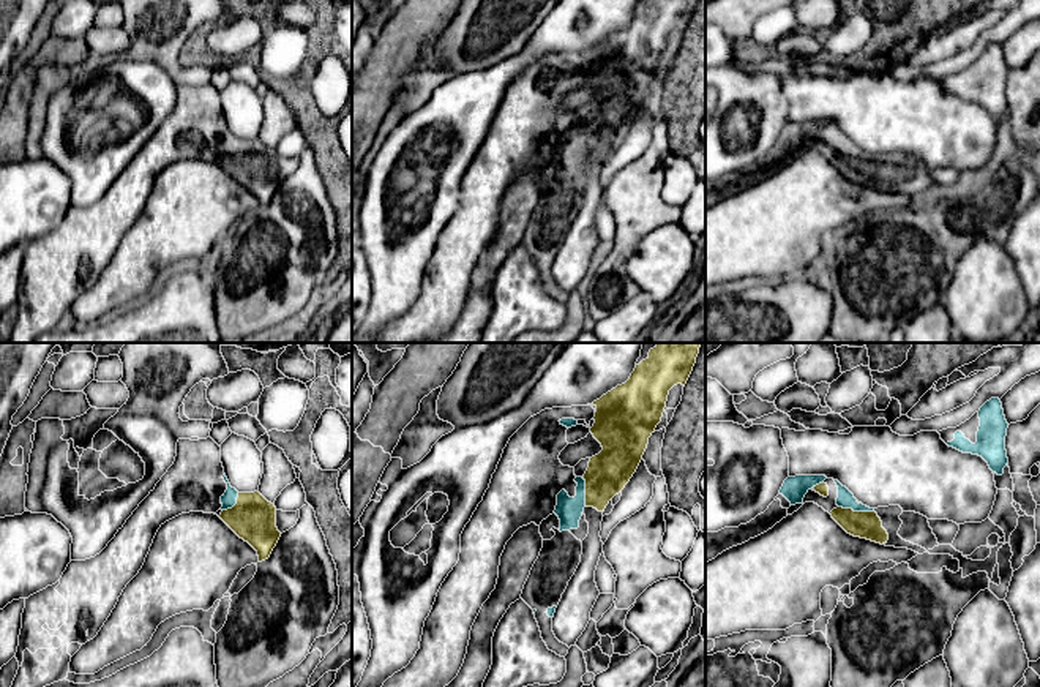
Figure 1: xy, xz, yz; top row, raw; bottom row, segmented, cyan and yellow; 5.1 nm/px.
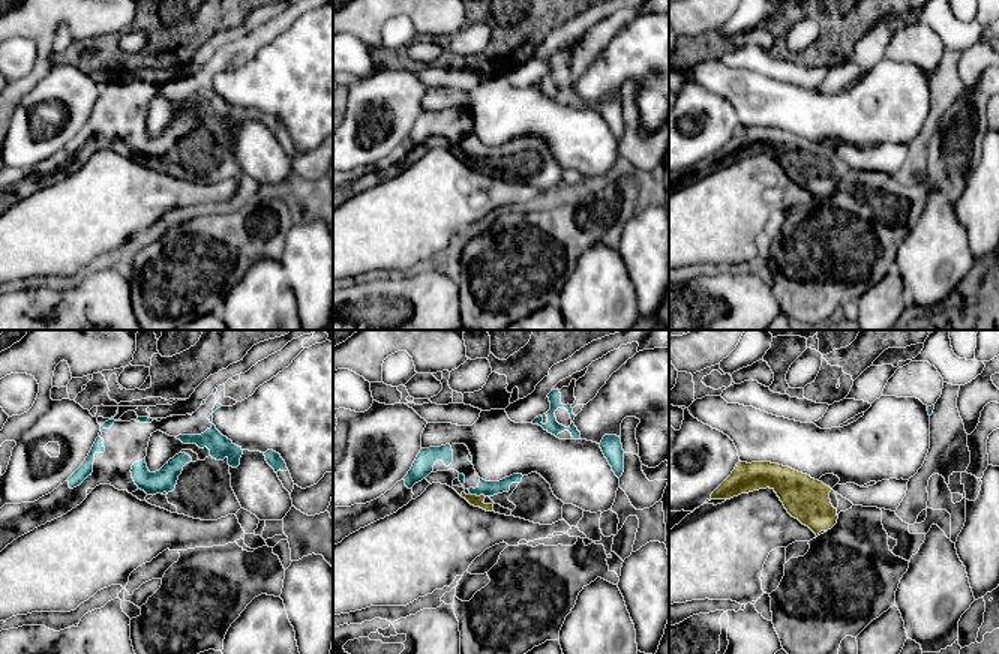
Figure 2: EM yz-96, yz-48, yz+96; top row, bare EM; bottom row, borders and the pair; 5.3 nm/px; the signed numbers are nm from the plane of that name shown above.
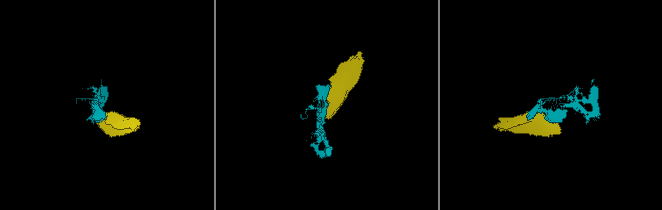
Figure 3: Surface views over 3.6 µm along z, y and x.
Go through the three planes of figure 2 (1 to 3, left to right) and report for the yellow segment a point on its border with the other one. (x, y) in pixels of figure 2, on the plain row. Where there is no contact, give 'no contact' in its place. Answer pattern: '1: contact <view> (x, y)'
1: contact yz-96 (150, 158)
2: contact yz-48 (479, 159)
3: no contact

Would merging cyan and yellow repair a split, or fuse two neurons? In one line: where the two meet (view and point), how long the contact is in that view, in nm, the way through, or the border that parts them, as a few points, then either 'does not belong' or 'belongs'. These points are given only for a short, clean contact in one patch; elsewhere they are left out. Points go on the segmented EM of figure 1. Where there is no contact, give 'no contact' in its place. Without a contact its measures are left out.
meets cyan in yz at (856, 510); contact 190 nm long; belongs

